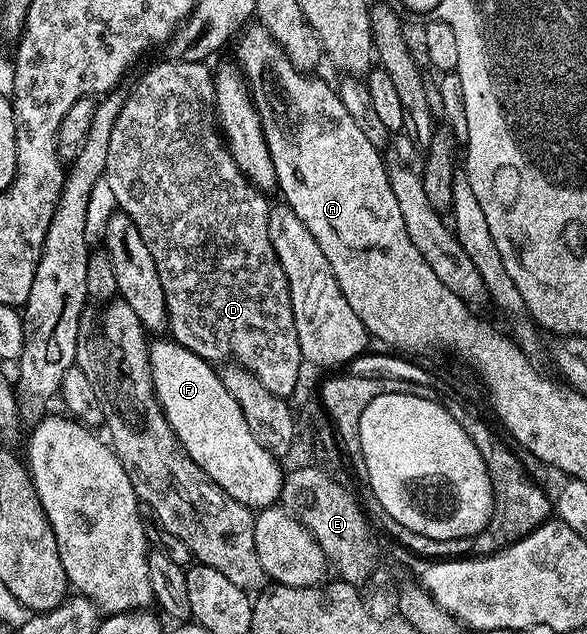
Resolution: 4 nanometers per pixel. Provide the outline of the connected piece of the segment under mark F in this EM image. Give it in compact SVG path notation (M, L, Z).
M162 338L151 339L148 344L148 353L150 355L150 378L152 383L154 383L154 397L158 400L158 405L162 408L163 415L166 416L168 426L176 434L178 441L181 442L182 448L188 454L188 458L192 458L192 462L196 462L196 466L200 466L200 470L204 470L204 474L213 484L220 486L229 496L236 498L236 502L240 502L246 508L251 510L261 510L271 507L271 505L273 505L282 495L282 477L284 475L284 468L281 468L281 466L278 465L281 463L279 463L272 453L264 450L264 448L260 446L260 442L256 442L256 438L252 434L252 430L244 418L242 408L236 402L234 395L226 388L225 379L223 379L221 375L218 377L217 374L214 373L213 368L215 367L209 361L200 358L192 350L180 346L173 338L165 338L166 340L158 339Z

